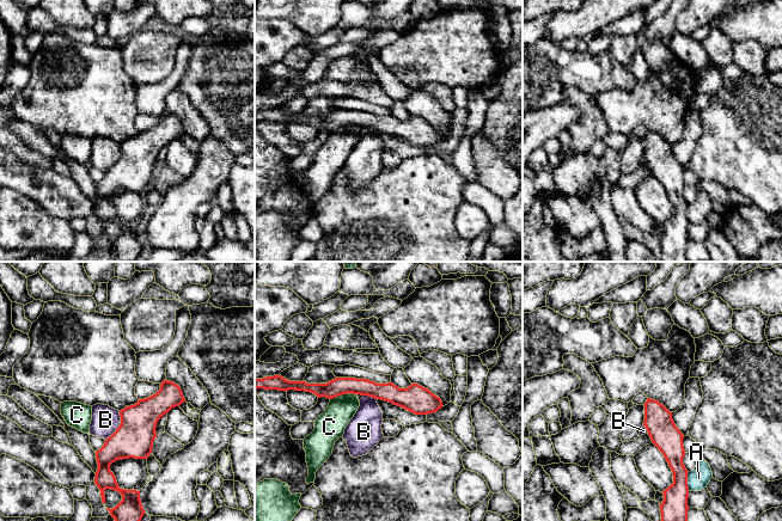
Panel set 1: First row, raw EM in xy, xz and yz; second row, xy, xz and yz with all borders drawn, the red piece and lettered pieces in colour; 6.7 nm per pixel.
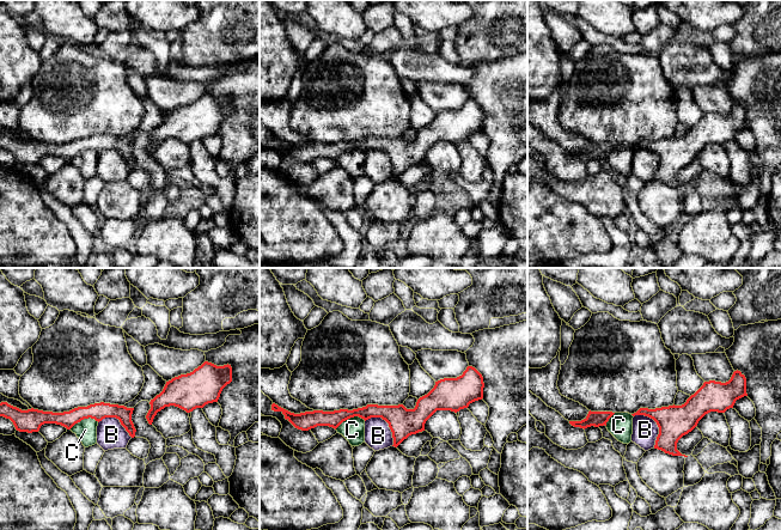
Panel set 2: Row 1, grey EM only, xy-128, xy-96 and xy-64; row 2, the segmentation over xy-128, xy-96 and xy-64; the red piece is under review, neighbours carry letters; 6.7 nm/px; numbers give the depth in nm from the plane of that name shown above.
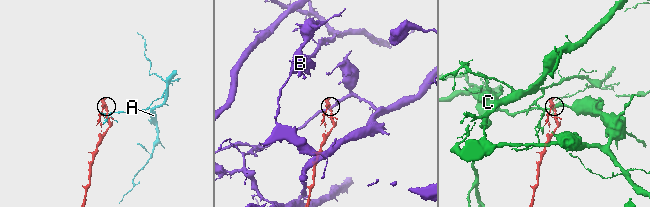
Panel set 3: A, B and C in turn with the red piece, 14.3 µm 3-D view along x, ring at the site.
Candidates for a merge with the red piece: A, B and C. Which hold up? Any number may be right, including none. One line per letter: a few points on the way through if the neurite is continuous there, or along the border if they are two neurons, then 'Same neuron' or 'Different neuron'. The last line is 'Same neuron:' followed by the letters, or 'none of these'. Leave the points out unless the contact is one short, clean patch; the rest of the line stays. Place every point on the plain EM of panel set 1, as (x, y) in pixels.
A: Boundary: yz (689, 204), (688, 222). Different neuron
B: Boundary: xy (120, 143), (120, 158), (105, 172). Different neuron
C: Boundary: xz (346, 126), (330, 132). Different neuron
Same neuron: none of these

